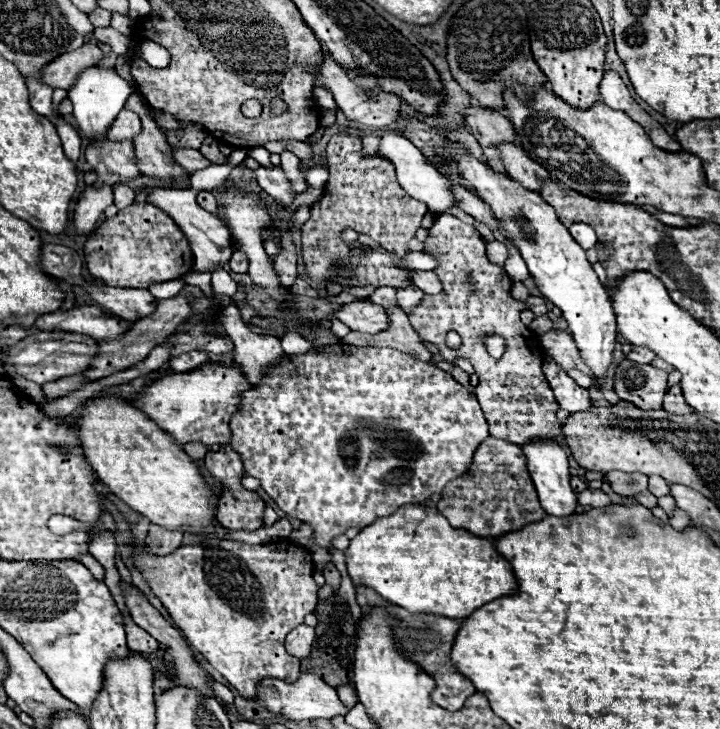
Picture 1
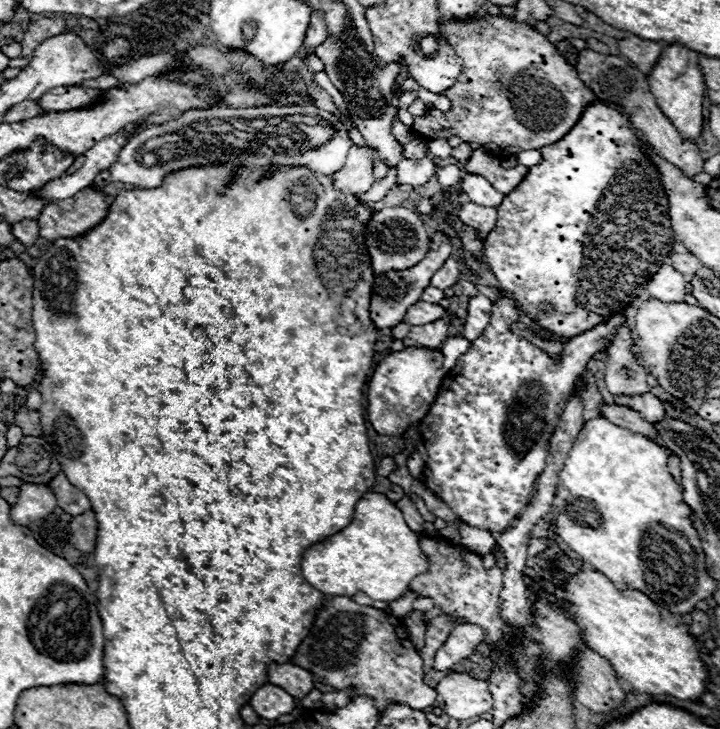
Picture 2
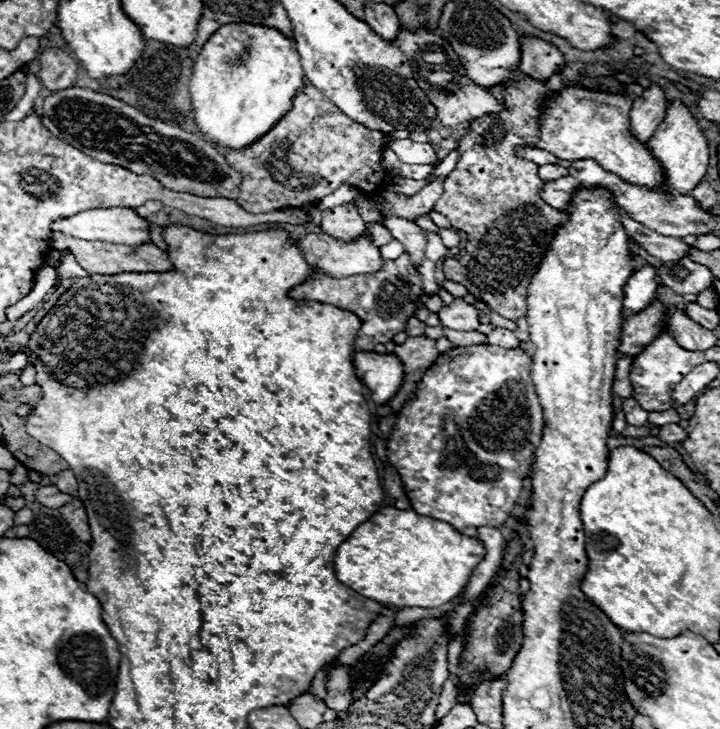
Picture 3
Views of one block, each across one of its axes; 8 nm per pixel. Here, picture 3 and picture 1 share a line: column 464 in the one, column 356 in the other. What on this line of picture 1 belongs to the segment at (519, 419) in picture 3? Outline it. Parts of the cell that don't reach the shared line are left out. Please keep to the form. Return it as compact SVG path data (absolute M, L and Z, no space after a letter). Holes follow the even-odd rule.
M332 344L332 346L320 346L304 354L288 356L284 354L274 366L266 366L264 378L260 384L252 386L242 394L238 410L234 418L230 420L232 440L230 446L240 454L244 462L244 470L248 476L254 476L260 480L262 490L278 504L280 510L286 512L286 516L298 518L304 524L312 526L314 540L322 548L332 548L332 540L340 534L344 534L348 528L364 528L372 524L378 518L386 518L394 514L404 504L422 504L426 502L434 492L440 492L450 480L464 474L472 462L472 454L476 446L488 438L488 422L478 406L478 400L474 394L468 394L464 386L460 386L448 372L436 368L434 364L420 362L412 358L410 354L392 350L392 348L372 348L372 346L348 346L348 344Z

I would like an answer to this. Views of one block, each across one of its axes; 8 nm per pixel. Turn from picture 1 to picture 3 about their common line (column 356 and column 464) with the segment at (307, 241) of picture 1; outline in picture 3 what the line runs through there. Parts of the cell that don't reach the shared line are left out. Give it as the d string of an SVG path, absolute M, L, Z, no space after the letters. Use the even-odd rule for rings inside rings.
M522 76L514 80L510 86L506 86L502 100L506 110L500 114L488 114L476 118L470 124L468 134L458 140L462 152L460 160L456 168L444 178L442 198L438 198L434 206L434 210L444 214L454 228L468 234L466 250L472 254L472 256L460 256L458 260L456 258L444 260L446 278L466 286L470 294L482 298L494 312L498 312L508 320L520 320L526 316L526 298L530 280L534 278L542 262L542 254L548 250L558 226L562 226L568 220L566 212L552 208L540 198L538 192L544 188L544 180L538 178L538 166L516 154L518 146L536 148L536 142L540 140L538 114L544 98L546 98L546 84L536 82L528 76Z

